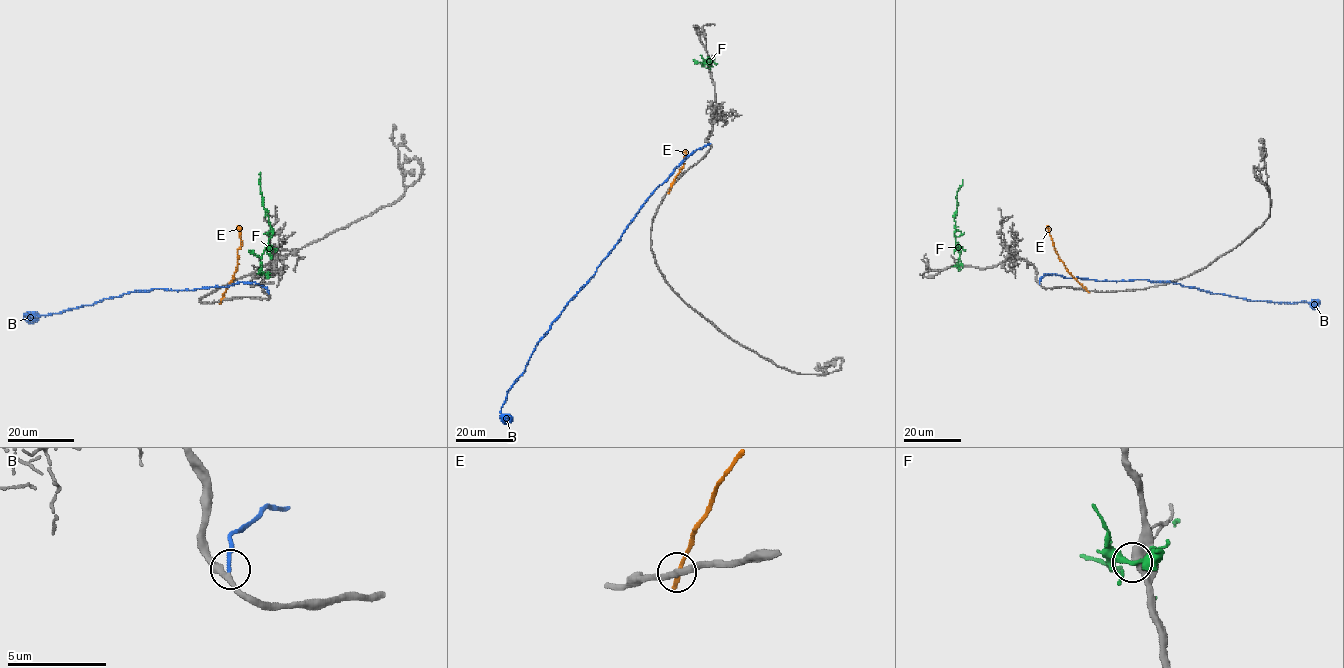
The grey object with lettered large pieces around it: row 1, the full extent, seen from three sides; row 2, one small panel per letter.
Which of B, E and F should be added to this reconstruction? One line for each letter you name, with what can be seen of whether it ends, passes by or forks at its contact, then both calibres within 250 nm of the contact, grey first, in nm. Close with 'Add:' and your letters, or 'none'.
B: it ends; calibres 320 and 190 nm
Add: B

